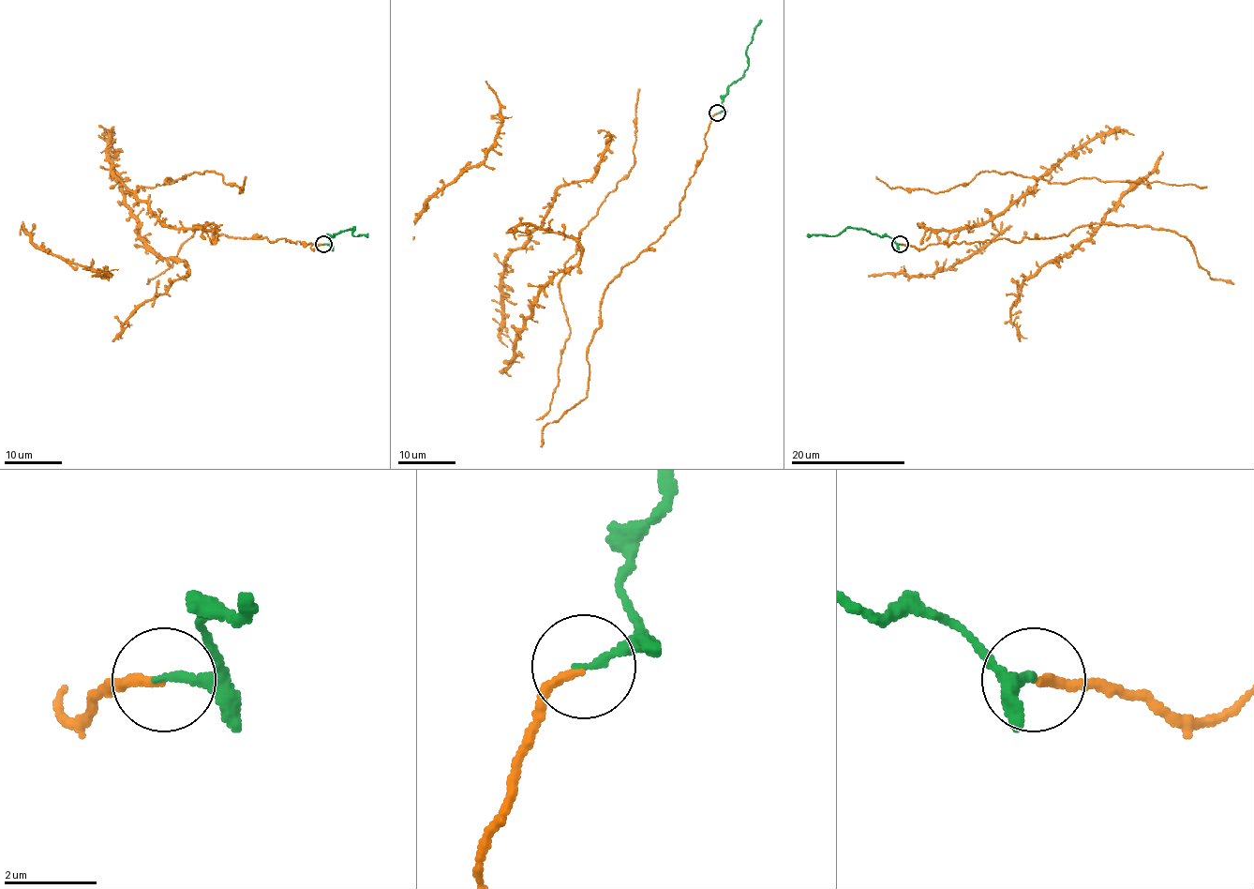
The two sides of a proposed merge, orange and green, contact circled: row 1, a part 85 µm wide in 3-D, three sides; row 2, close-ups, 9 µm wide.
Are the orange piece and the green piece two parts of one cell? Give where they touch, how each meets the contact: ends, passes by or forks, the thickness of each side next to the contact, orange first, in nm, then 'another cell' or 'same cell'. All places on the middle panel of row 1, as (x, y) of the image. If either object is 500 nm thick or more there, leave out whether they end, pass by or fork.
at (717, 113); orange ends there; green ends there; 180 nm thick on the orange side, 190 nm on the other; same cell

